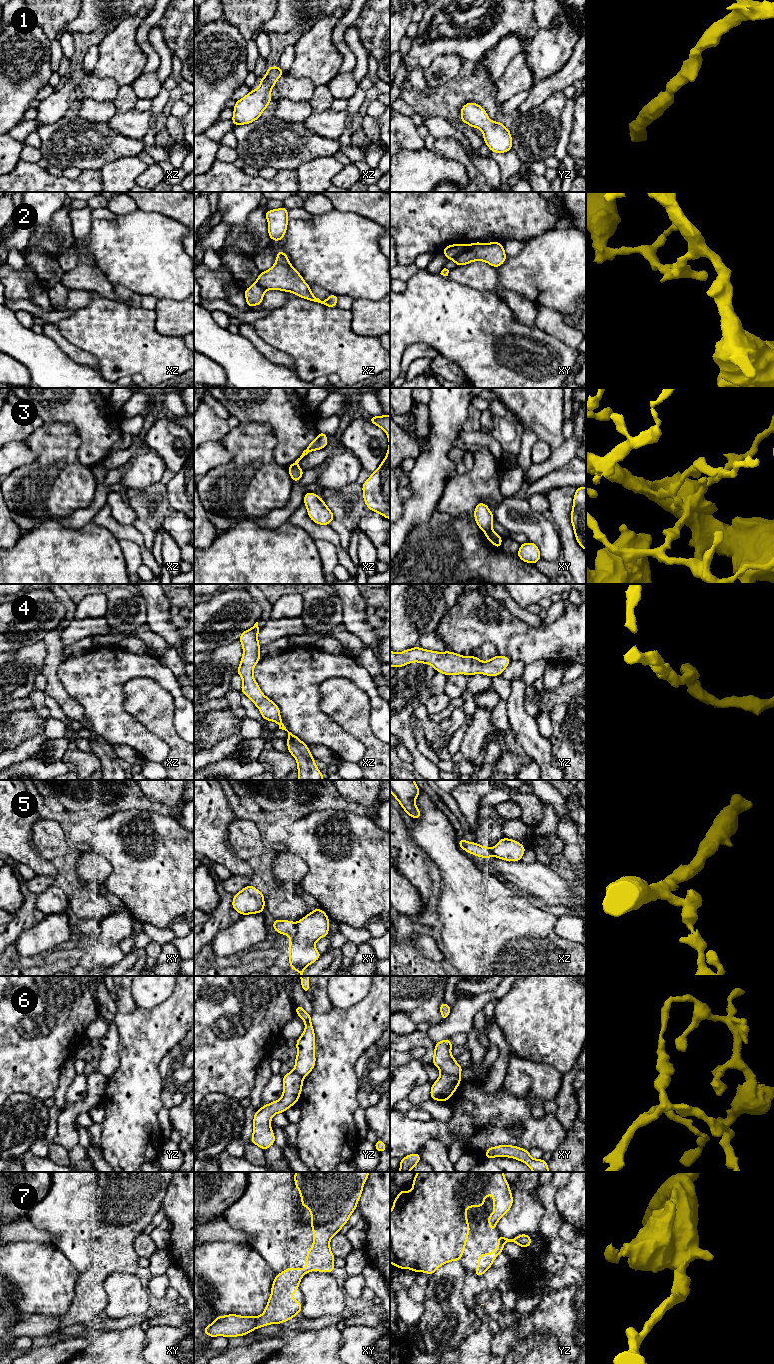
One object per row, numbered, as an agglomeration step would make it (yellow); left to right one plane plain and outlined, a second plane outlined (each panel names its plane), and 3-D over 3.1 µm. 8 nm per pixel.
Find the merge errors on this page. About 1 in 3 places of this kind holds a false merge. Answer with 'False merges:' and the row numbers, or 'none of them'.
False merges: 2, 3, 5, 6

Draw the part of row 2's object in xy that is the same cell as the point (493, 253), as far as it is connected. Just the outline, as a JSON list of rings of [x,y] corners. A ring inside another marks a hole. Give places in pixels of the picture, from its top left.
[[[475,242],[466,245],[466,248],[453,261],[456,263],[456,266],[463,266],[473,261],[484,261],[497,268],[505,262],[506,257],[504,247],[500,242]]]

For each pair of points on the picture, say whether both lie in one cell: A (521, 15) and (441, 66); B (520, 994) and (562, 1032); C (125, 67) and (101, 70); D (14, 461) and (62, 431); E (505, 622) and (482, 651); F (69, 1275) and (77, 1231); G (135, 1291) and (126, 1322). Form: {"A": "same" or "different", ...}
{"A": "different", "B": "same", "C": "same", "D": "different", "E": "different", "F": "different", "G": "different"}

